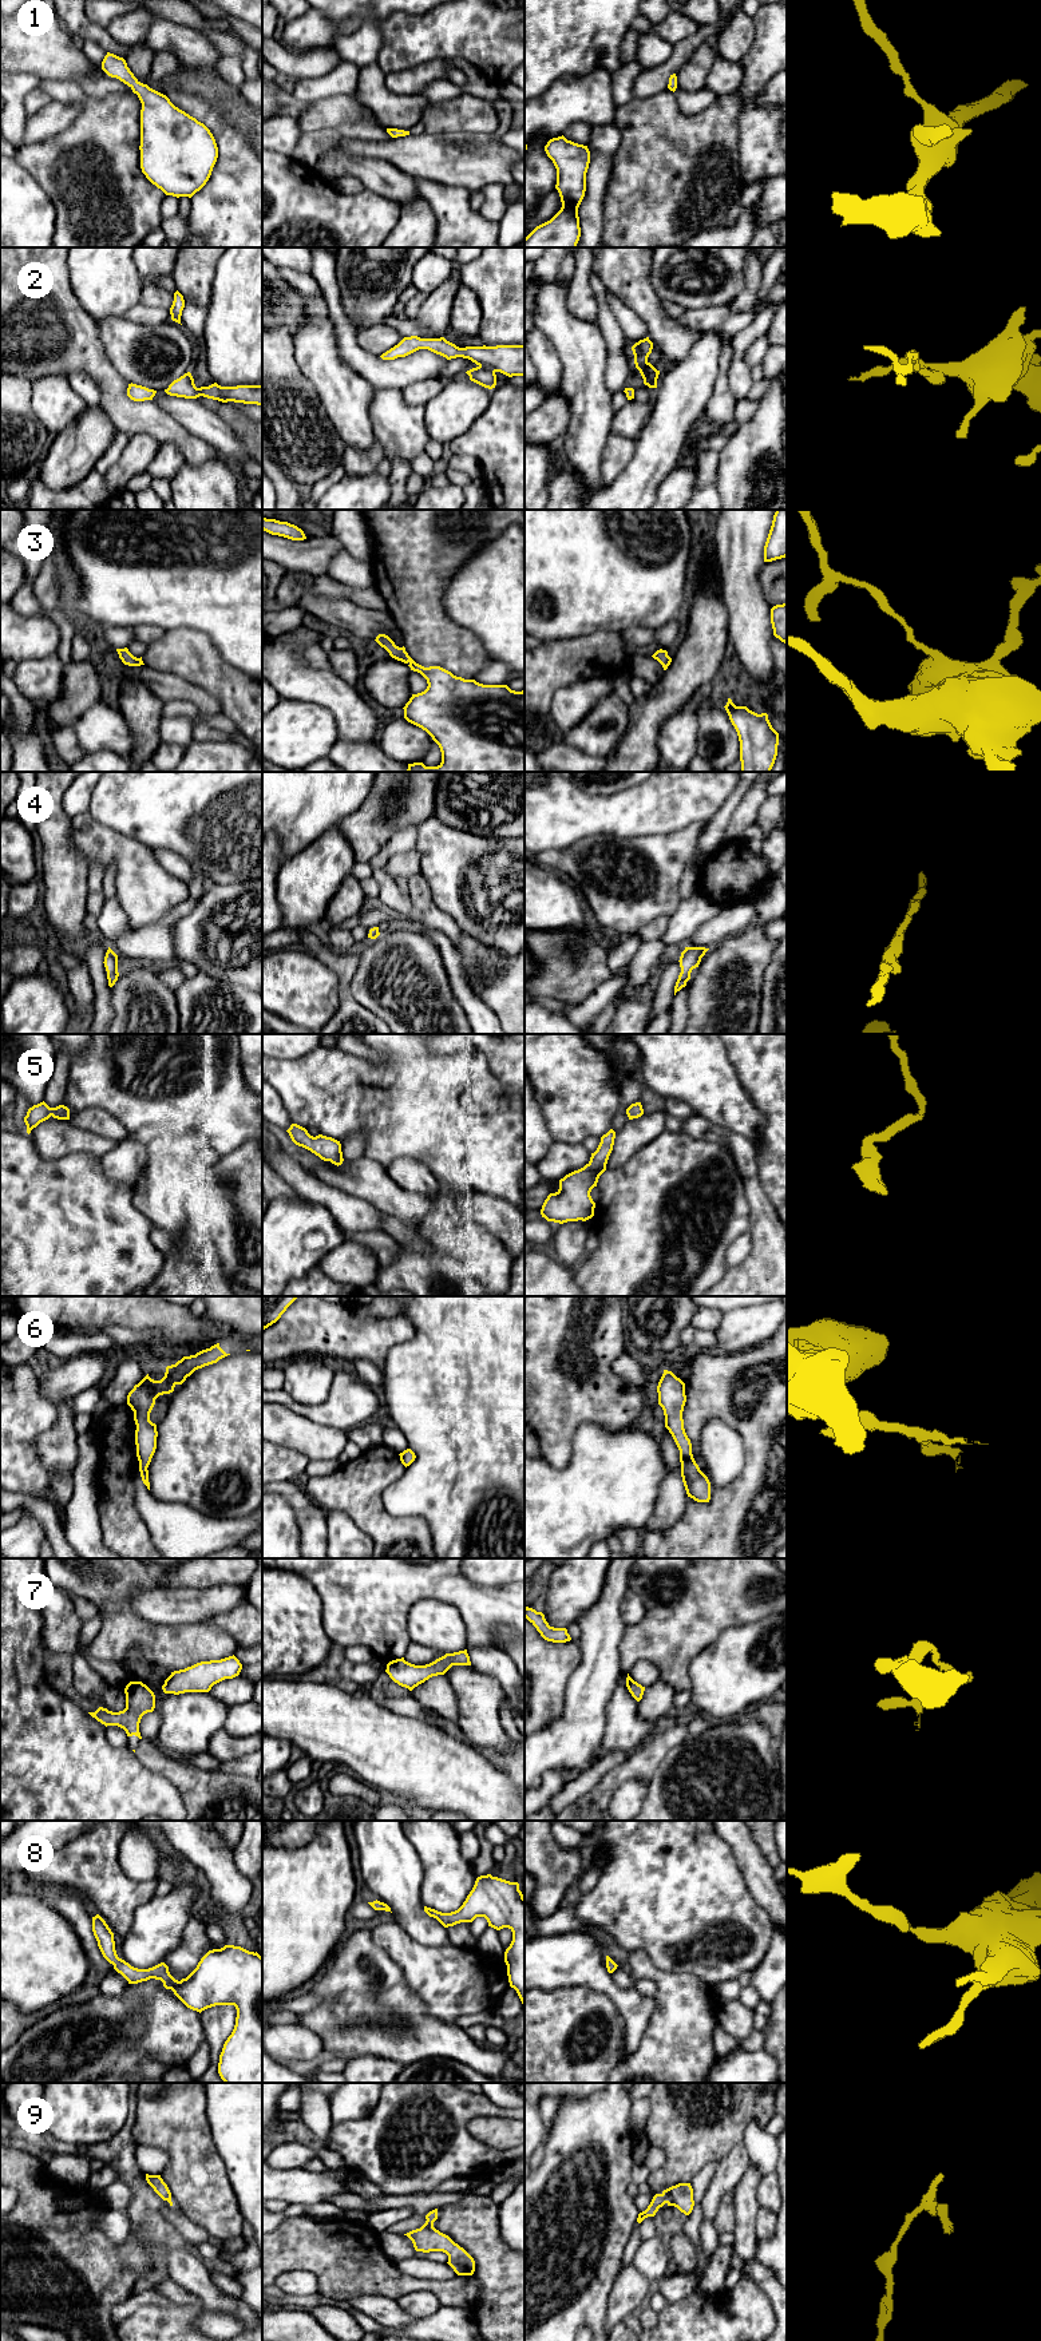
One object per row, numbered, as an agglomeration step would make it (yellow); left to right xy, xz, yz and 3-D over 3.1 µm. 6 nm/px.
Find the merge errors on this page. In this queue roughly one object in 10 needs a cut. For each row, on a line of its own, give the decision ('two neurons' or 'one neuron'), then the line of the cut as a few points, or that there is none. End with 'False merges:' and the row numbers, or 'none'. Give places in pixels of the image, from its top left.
1: one neuron; cut none
2: one neuron; cut none
3: one neuron; cut none
4: one neuron; cut none
5: one neuron; cut none
6: one neuron; cut none
7: one neuron; cut none
8: one neuron; cut none
9: one neuron; cut none
False merges: none

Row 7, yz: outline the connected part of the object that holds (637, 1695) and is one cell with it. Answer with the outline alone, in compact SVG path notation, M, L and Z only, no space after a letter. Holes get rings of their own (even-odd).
M628 1673L628 1677L626 1677L626 1687L629 1690L629 1692L632 1694L632 1696L640 1702L642 1699L642 1695L644 1695L644 1691L645 1691L645 1687L642 1687L641 1684L638 1684L637 1682L634 1682L629 1673Z

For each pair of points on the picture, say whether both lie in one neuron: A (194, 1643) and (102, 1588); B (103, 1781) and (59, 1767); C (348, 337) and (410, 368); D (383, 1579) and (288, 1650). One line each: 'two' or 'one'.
A: one
B: one
C: one
D: two

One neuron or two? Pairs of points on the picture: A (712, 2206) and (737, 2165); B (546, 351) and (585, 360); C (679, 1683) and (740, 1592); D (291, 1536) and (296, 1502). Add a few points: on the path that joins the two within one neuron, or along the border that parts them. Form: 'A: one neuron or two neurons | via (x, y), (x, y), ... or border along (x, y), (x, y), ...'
A: one neuron | via (713, 2195), (727, 2175)
B: two neurons | border along (538, 328), (557, 353), (562, 369), (562, 384)
C: one neuron | via (679, 1660), (679, 1654), (717, 1615)
D: two neurons | border along (276, 1492), (293, 1512), (300, 1533), (300, 1544)

